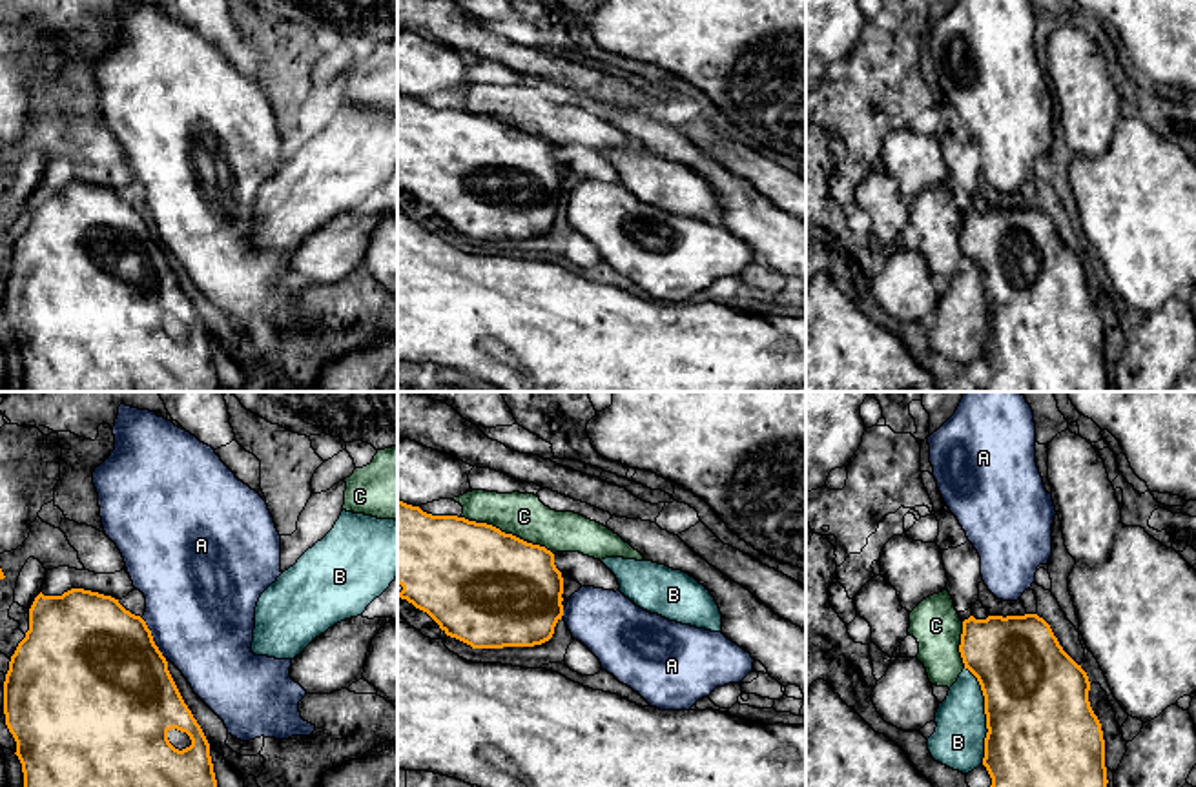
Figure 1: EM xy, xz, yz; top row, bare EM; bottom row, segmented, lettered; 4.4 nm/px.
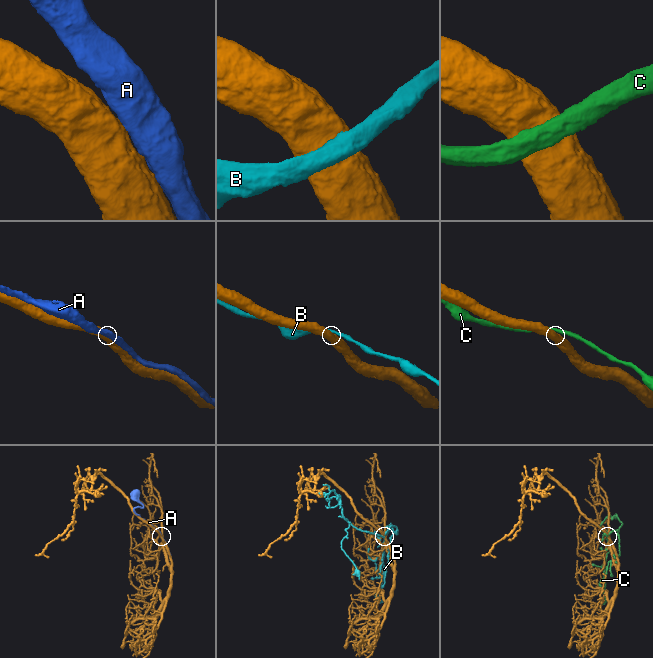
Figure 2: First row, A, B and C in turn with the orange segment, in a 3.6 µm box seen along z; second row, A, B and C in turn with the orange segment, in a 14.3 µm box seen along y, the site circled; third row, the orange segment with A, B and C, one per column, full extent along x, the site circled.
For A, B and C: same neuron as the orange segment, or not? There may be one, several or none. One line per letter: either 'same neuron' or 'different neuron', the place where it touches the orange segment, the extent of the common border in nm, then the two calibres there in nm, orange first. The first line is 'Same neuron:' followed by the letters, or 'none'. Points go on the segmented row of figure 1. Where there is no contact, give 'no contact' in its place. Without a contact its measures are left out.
Same neuron: A
A: same neuron | xy (148, 629) | 110 nm | 500/480 nm
B: different neuron | yz (987, 716) | 440 nm | 480/220 nm
C: different neuron | xz (507, 534) | 440 nm | 500/190 nm

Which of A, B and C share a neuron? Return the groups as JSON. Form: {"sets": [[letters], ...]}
{"sets": [["A"], ["B"], ["C"]]}

